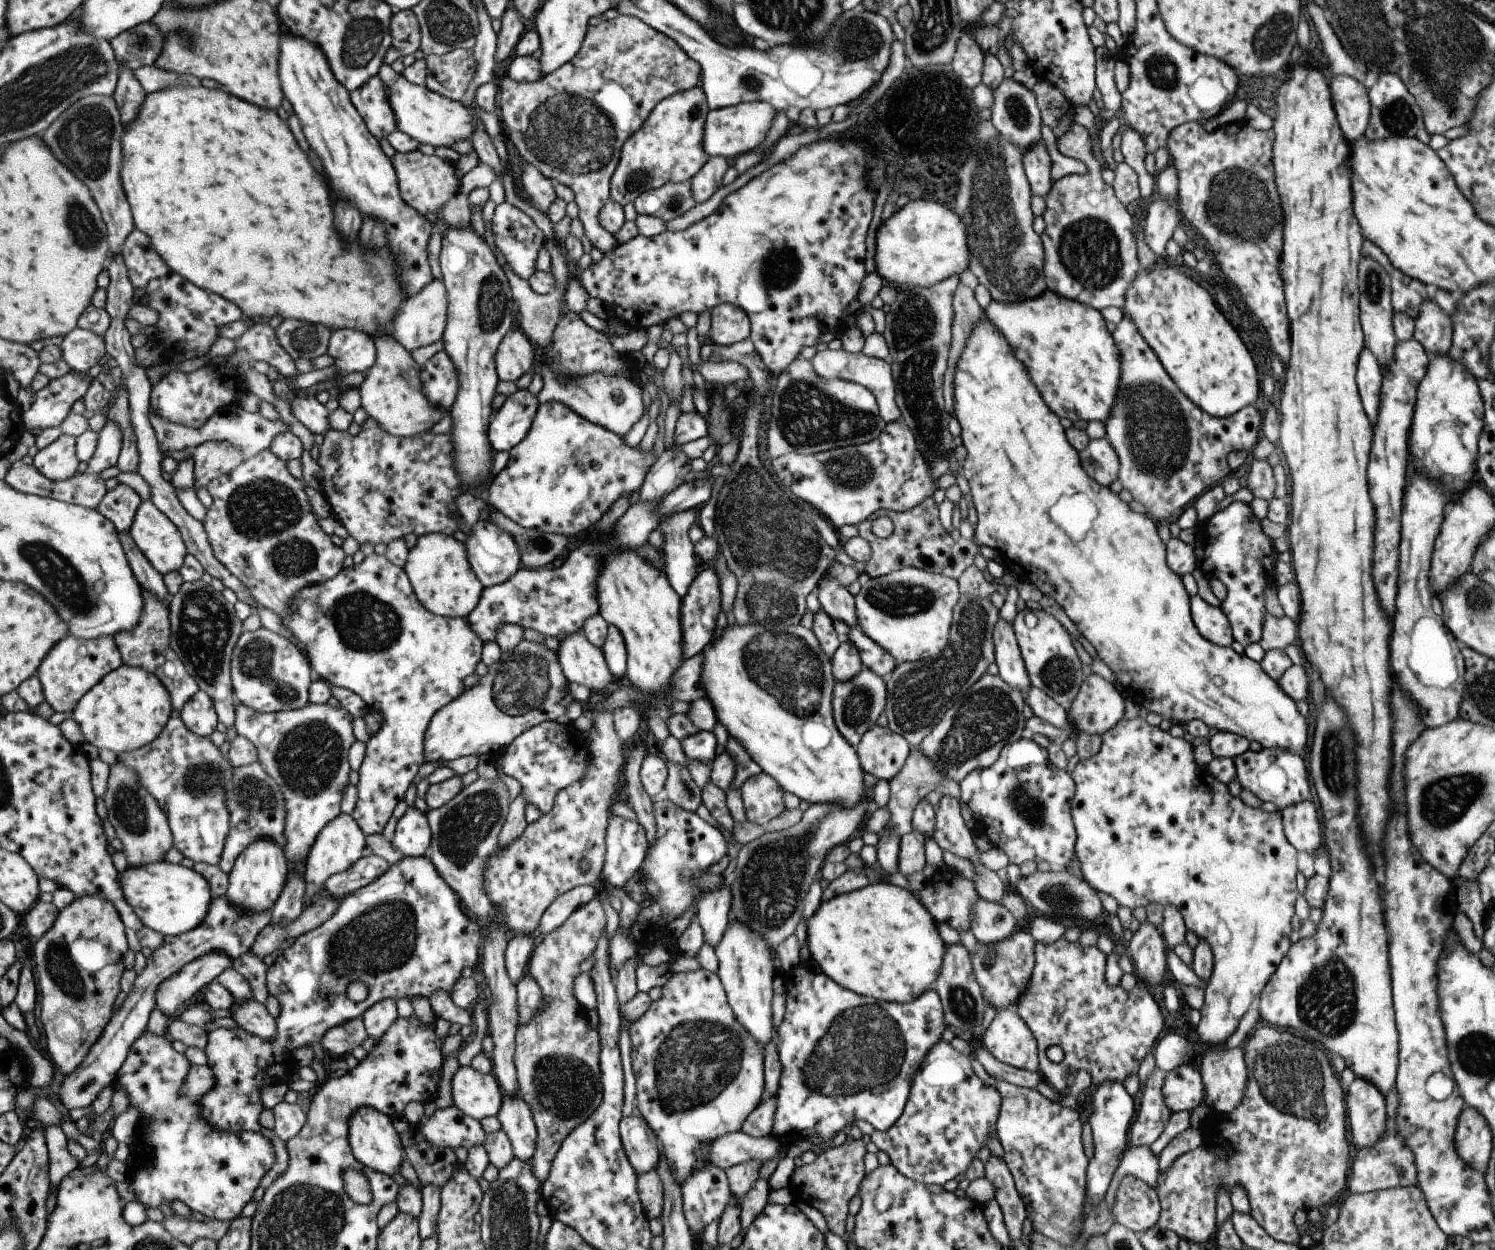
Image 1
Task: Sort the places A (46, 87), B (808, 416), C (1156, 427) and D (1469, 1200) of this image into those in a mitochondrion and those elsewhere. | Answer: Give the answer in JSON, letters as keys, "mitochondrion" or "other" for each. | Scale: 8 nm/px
{"A":"mitochondrion","B":"mitochondrion","C":"mitochondrion","D":"other"}

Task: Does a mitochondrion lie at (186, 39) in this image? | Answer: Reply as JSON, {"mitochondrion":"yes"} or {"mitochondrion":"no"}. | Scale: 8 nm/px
{"mitochondrion":"yes"}

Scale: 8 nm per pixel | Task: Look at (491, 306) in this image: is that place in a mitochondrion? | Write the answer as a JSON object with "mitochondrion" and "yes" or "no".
{"mitochondrion":"yes"}

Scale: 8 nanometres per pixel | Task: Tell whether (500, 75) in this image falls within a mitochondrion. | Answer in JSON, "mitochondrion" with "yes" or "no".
{"mitochondrion":"no"}

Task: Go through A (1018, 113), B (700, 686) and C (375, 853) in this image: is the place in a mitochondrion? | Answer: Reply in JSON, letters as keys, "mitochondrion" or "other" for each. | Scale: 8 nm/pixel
{"A":"mitochondrion","B":"other","C":"other"}

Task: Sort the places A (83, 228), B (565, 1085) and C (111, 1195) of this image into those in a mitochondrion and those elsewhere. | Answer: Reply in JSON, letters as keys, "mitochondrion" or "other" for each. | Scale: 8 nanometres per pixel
{"A":"mitochondrion","B":"mitochondrion","C":"other"}

